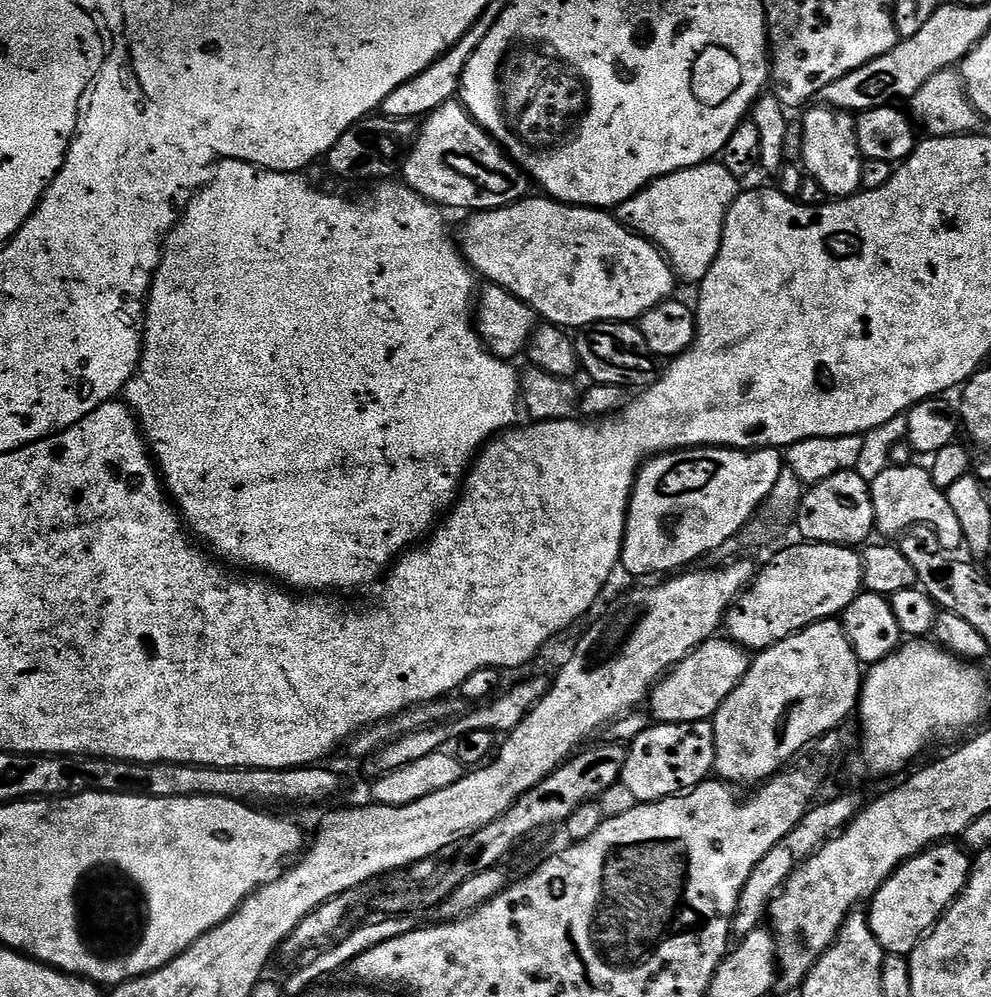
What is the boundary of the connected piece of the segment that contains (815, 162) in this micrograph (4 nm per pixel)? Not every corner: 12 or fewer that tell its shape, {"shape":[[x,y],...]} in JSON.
{"shape":[[809,107],[803,171],[829,197],[861,191],[856,116]]}

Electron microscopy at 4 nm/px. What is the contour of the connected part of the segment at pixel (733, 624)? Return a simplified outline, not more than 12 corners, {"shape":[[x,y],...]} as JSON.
{"shape":[[799,542],[723,627],[763,650],[839,617],[864,588],[855,547]]}

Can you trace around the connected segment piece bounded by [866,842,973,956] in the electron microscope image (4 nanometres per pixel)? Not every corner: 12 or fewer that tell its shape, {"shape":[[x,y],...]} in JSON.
{"shape":[[941,842],[872,897],[885,953],[911,954],[967,886],[973,861]]}

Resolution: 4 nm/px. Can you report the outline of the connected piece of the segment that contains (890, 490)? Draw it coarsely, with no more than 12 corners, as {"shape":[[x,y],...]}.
{"shape":[[889,466],[870,484],[881,537],[931,524],[949,554],[962,522],[927,467]]}

